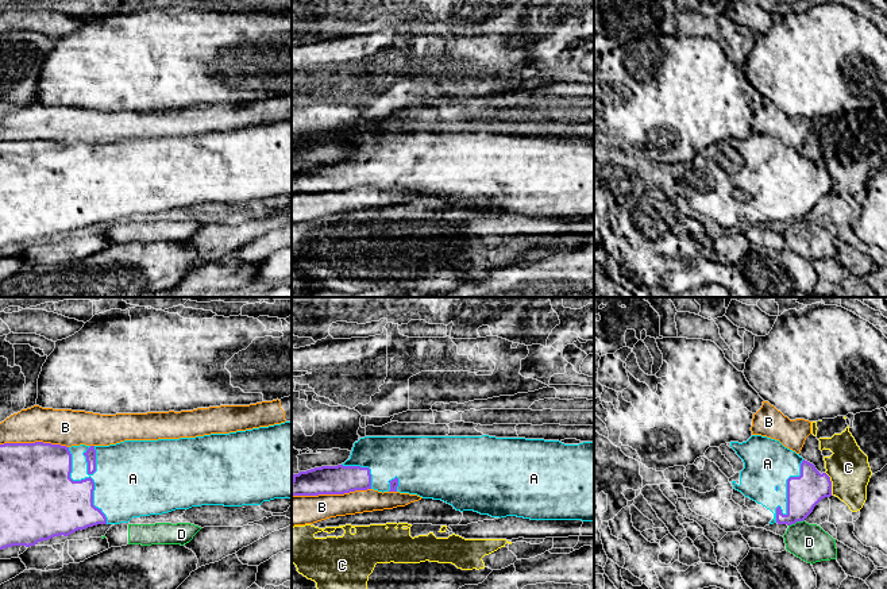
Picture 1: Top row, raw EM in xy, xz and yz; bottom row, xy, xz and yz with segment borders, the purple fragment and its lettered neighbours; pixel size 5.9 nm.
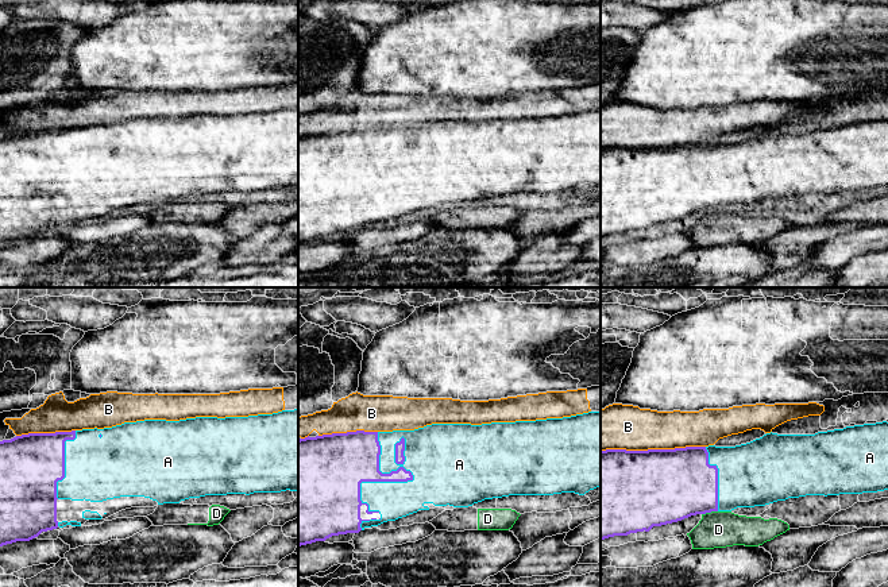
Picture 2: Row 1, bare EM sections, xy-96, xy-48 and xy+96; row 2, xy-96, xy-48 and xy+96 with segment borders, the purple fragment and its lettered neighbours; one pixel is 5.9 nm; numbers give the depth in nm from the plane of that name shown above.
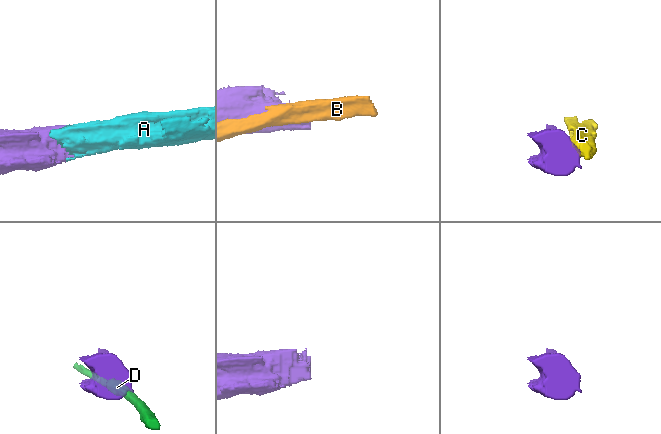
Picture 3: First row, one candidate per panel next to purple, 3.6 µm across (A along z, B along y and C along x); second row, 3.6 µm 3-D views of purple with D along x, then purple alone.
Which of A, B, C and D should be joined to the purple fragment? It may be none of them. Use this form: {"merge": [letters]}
{"merge": ["A"]}

